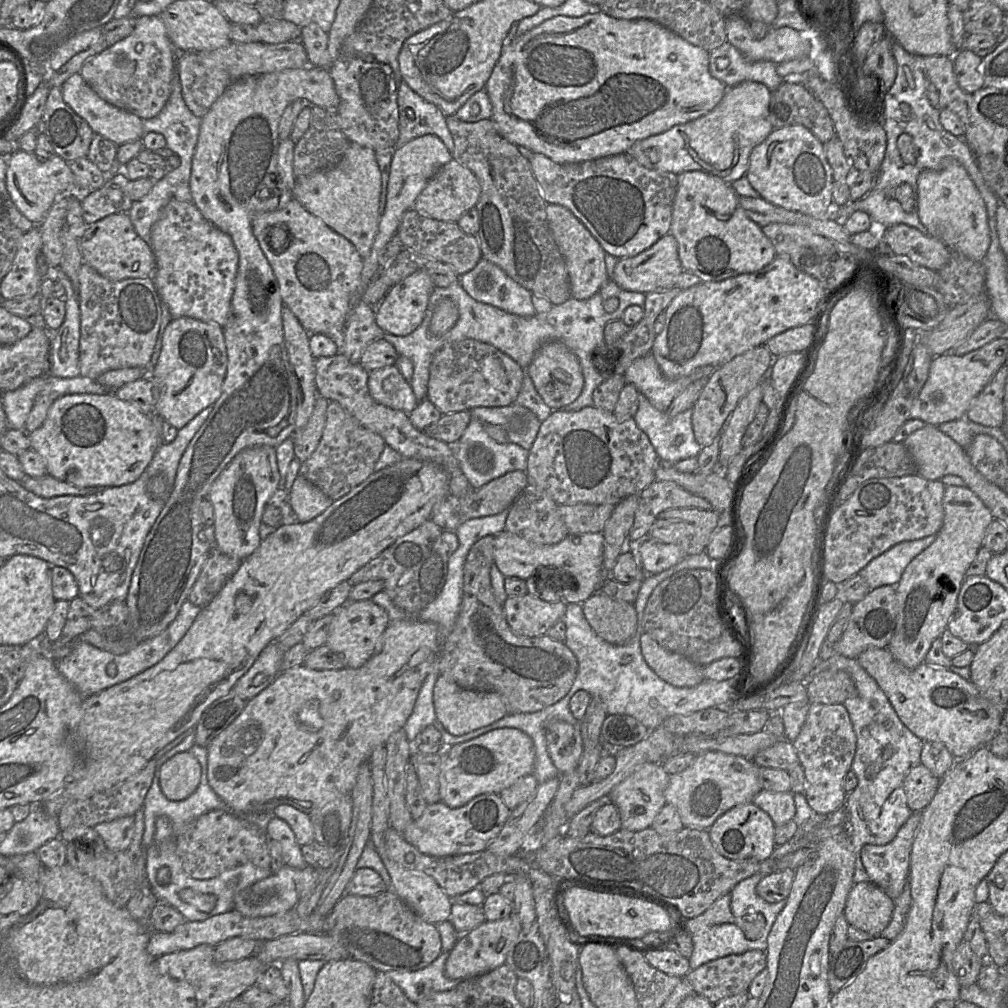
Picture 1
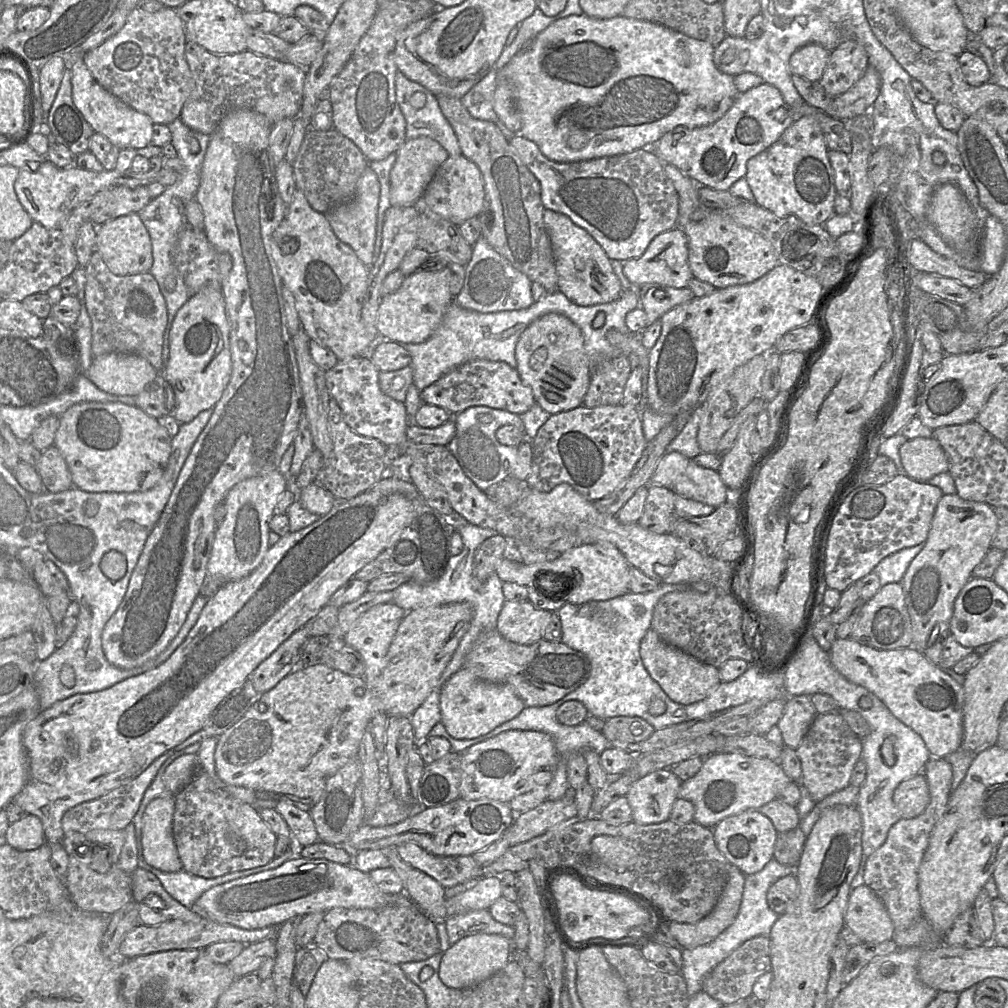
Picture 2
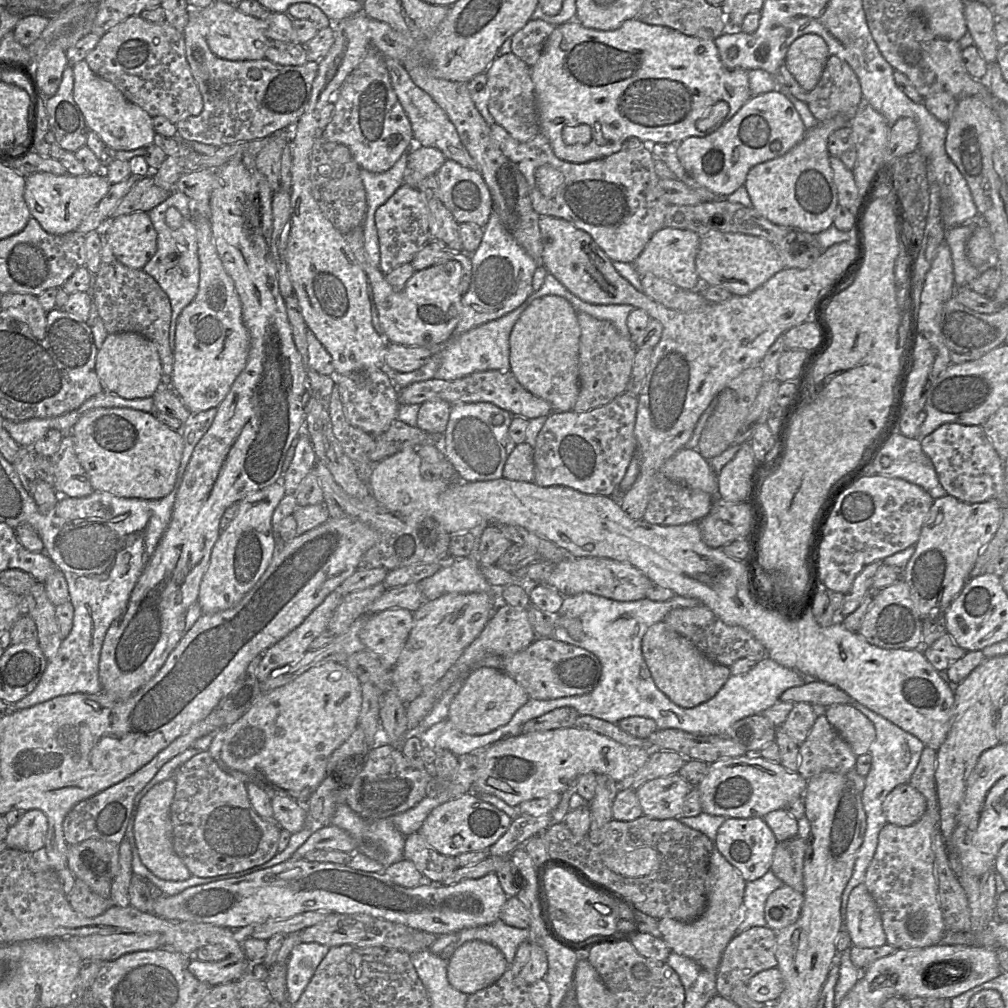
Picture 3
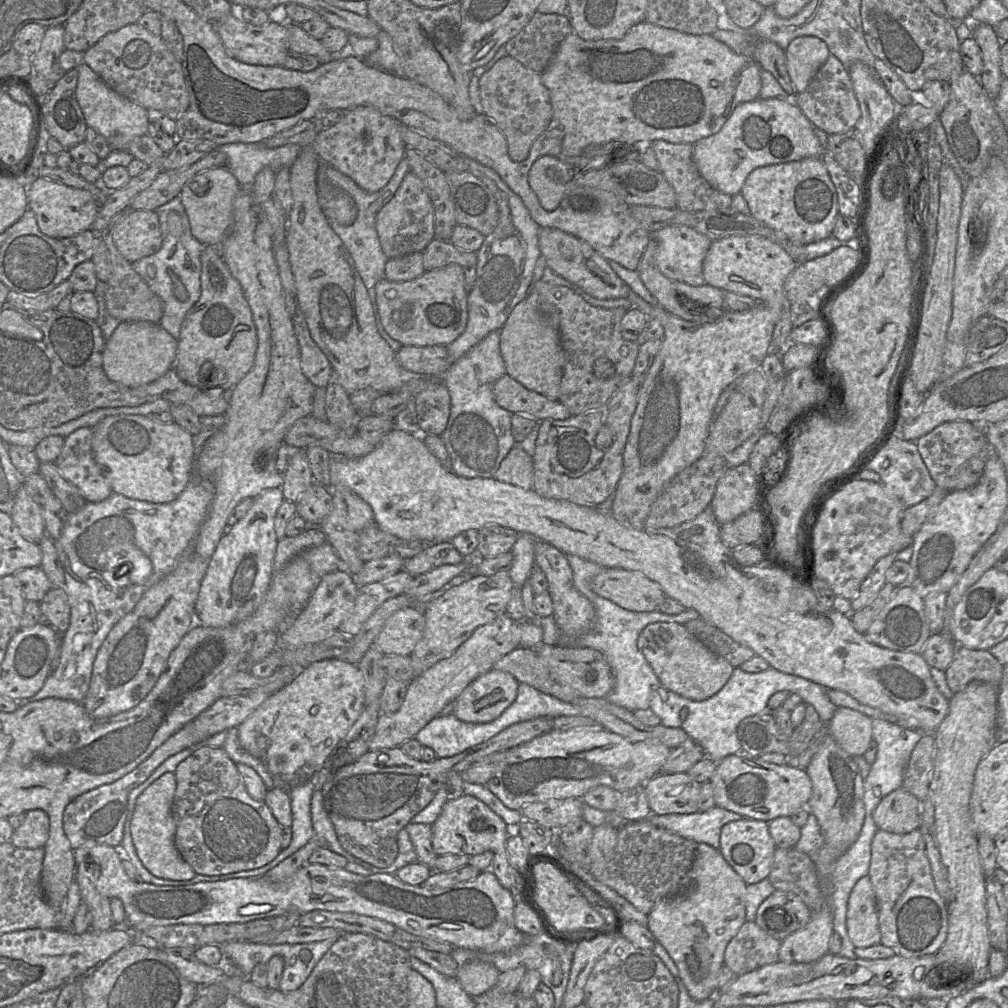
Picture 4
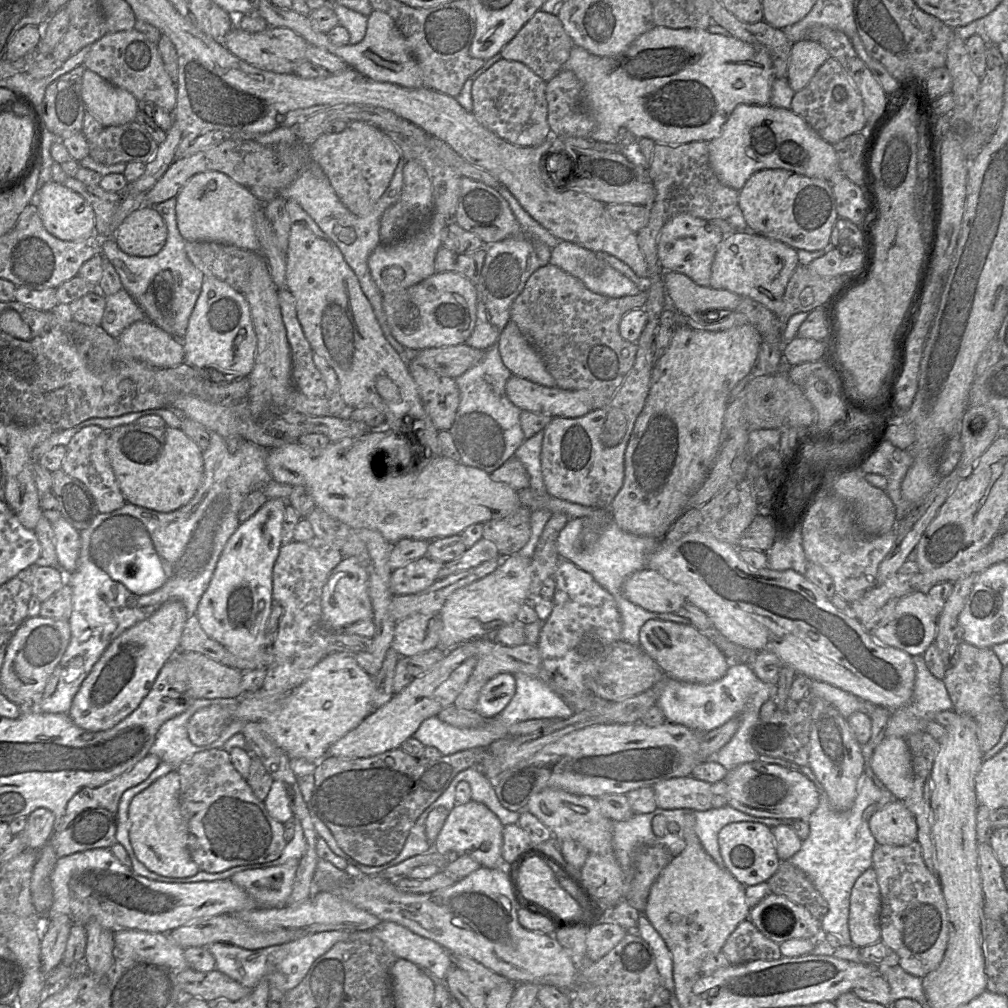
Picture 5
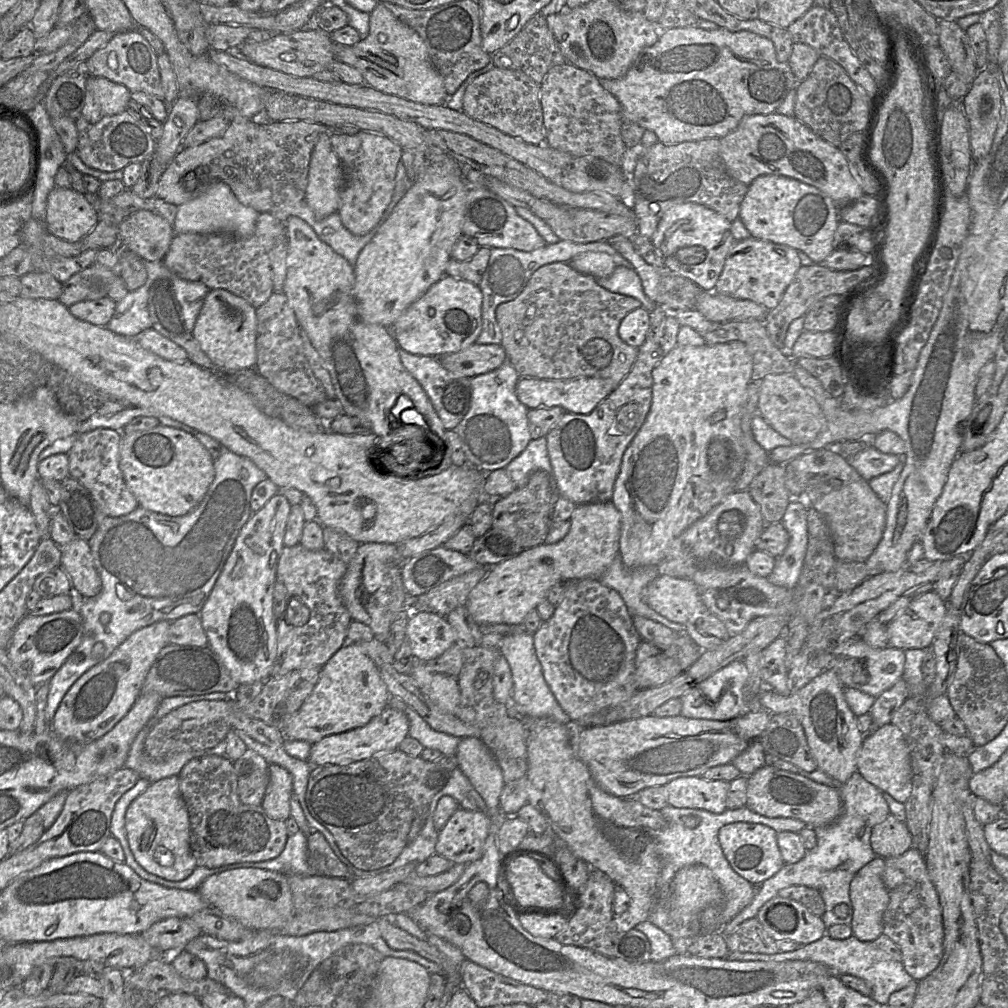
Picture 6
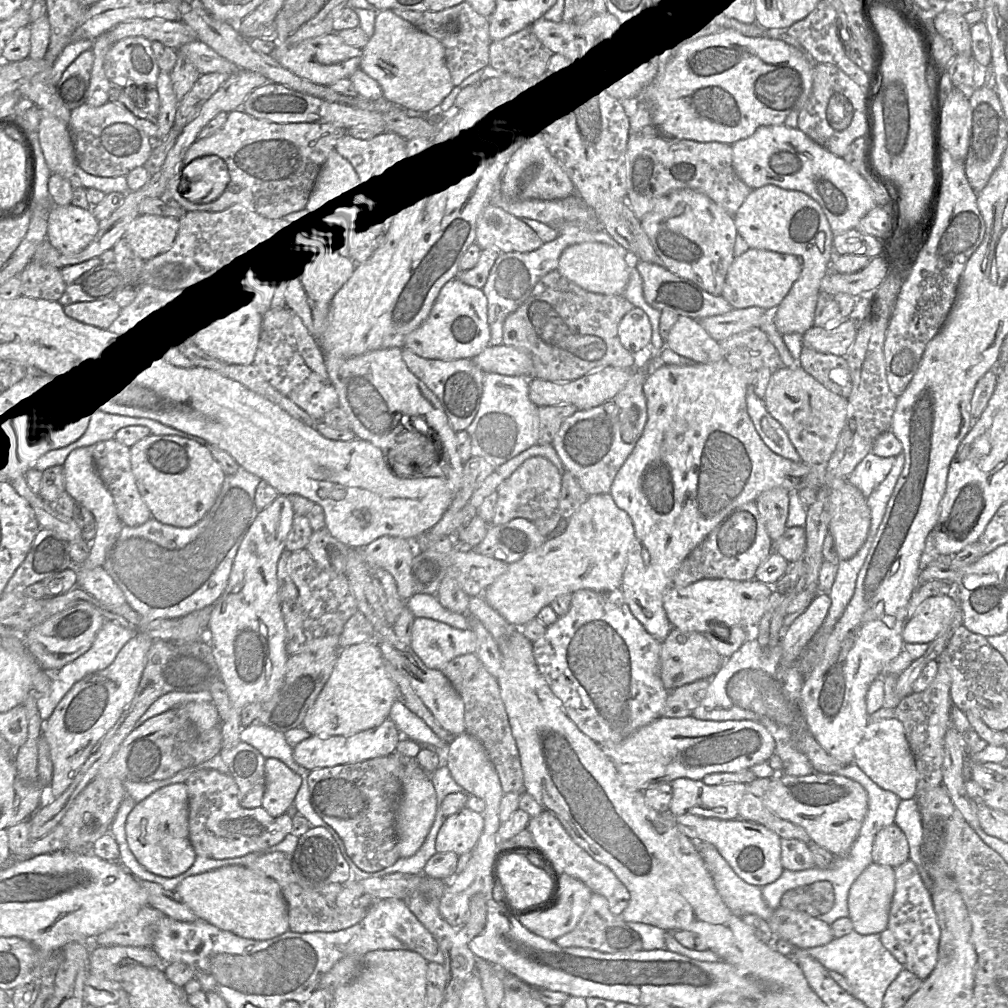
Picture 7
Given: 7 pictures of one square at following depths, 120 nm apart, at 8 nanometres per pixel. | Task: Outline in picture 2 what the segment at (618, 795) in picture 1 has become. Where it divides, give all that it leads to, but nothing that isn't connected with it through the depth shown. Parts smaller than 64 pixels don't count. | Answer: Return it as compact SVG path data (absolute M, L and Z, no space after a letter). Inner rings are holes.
M660 769L637 780L625 795L633 822L657 824L669 819L682 782L671 769Z

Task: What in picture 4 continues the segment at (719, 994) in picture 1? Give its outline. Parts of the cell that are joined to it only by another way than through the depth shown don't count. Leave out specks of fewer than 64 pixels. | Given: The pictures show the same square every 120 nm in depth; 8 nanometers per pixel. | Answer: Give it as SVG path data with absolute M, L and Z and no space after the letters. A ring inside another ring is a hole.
M746 921L729 941L724 964L737 976L779 961L781 941L761 929L754 921Z

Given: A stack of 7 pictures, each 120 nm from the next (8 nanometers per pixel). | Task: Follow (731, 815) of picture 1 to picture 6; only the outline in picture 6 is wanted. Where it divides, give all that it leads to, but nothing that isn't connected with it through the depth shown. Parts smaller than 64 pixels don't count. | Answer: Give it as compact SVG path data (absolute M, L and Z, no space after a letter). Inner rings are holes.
M730 823L719 829L718 841L732 869L752 885L761 885L785 864L777 844L777 832L766 825Z

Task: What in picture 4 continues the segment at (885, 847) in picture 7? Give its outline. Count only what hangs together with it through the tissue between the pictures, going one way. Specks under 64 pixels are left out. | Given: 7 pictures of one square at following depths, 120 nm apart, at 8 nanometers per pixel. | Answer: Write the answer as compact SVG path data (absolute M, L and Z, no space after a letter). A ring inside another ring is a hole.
M901 787L881 799L872 817L878 830L906 834L919 828L921 805L913 794Z

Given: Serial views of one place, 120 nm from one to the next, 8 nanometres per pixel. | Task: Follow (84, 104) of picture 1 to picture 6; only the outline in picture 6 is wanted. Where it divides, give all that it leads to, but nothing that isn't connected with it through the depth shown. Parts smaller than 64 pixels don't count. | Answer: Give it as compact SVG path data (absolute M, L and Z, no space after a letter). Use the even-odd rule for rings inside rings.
M91 75L87 80L87 90L92 90L99 102L102 117L116 115L129 108L131 92L122 84Z

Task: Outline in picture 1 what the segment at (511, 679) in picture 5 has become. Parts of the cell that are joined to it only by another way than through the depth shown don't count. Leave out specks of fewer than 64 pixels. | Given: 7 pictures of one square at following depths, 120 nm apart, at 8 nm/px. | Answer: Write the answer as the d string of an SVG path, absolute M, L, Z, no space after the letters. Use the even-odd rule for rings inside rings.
M439 675L435 682L433 703L436 720L442 724L447 732L455 736L488 726L508 714L506 705L498 693L488 690L464 689L444 675Z

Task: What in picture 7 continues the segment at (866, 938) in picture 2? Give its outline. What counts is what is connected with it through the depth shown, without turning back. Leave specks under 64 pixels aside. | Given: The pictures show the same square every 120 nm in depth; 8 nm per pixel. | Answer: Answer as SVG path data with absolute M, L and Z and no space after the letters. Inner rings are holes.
M873 863L858 876L848 894L849 917L856 932L862 935L880 934L888 927L894 891L895 873L891 866Z

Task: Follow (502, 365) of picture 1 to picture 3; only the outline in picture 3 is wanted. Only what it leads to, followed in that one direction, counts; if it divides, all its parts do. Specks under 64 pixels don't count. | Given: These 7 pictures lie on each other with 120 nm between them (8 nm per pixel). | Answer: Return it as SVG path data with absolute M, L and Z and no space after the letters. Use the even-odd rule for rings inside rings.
M488 370L473 372L455 380L431 378L414 382L398 390L398 399L401 404L422 404L429 400L443 400L450 404L489 402L502 408L514 417L520 416L528 420L540 416L548 416L553 412L550 404L526 390L511 371Z

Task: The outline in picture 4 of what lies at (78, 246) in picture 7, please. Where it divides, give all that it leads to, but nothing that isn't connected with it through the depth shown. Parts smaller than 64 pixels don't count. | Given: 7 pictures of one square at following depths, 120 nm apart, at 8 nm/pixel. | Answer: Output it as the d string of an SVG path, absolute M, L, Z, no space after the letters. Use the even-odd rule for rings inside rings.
M28 177L27 201L40 231L51 238L67 238L90 230L99 204L89 191L72 188L43 177Z

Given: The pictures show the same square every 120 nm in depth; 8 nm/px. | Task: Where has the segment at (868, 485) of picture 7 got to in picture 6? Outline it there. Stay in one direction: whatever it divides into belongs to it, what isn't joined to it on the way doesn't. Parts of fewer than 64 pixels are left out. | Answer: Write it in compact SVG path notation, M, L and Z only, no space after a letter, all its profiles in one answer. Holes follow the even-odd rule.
M869 446L847 460L865 480L869 481L874 477L894 470L902 458L903 456L885 454L874 446Z

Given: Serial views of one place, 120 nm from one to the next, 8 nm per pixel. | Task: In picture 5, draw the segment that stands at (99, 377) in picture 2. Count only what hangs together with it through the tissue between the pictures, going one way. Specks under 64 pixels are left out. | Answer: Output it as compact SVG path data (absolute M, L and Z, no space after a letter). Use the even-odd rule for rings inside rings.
M148 319L136 321L127 327L118 338L121 347L119 358L133 358L154 368L173 368L184 363L183 342L175 339Z

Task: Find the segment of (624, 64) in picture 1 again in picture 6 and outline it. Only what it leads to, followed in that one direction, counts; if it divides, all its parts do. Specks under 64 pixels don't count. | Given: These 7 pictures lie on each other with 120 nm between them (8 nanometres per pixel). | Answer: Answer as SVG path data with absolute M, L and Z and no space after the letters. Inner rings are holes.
M697 26L665 30L654 45L645 48L641 52L624 76L617 79L600 78L599 80L601 85L620 102L624 121L637 123L645 130L654 132L658 141L666 145L677 145L682 142L703 139L722 139L736 129L746 116L776 113L789 92L797 90L800 83L795 78L788 62L779 62L777 60L775 47L769 39L749 31L731 32L721 27L717 30L704 30Z

